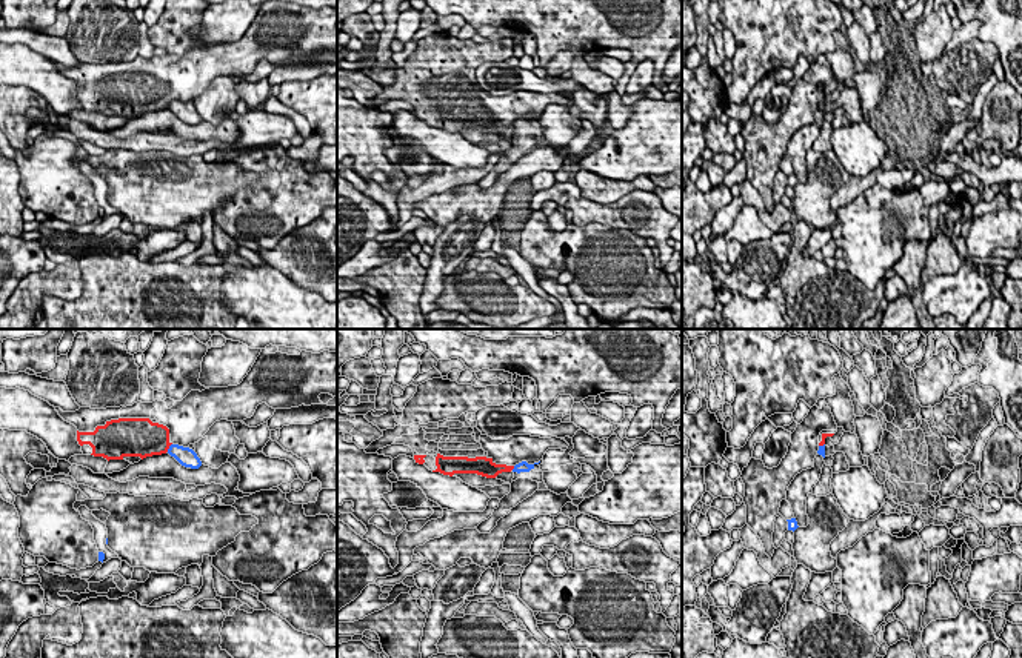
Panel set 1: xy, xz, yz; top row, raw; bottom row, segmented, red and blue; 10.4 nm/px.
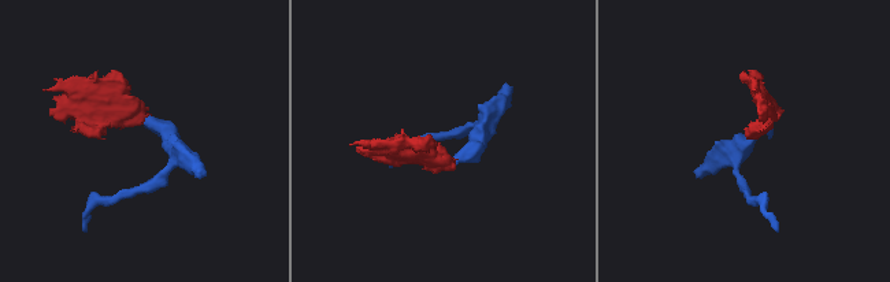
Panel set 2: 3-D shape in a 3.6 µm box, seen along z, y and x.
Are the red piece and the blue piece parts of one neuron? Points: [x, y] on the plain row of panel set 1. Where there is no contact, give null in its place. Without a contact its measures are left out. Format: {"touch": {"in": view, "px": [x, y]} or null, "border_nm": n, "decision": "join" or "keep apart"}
{"touch": {"in": "xy", "px": [168, 103]}, "border_nm": 110, "decision": "keep apart"}

